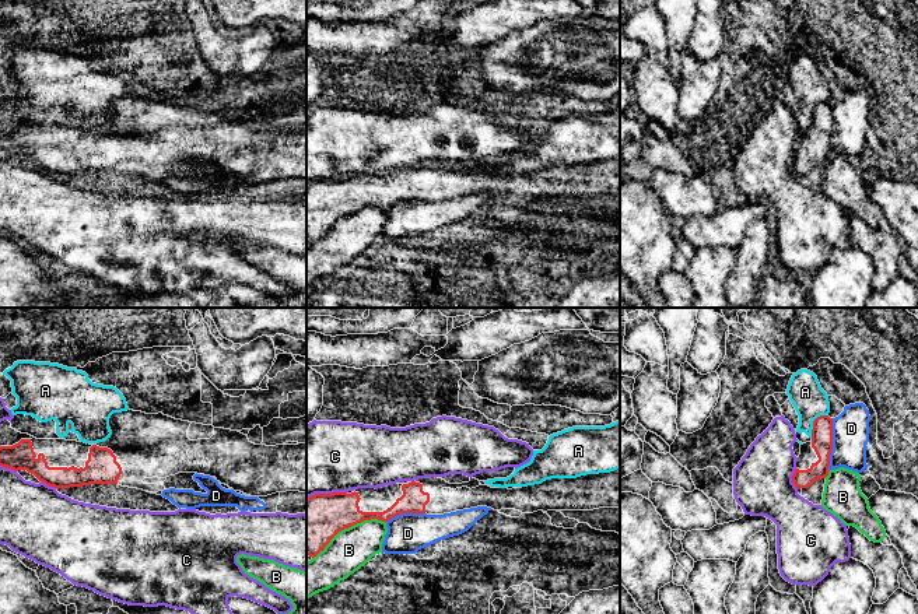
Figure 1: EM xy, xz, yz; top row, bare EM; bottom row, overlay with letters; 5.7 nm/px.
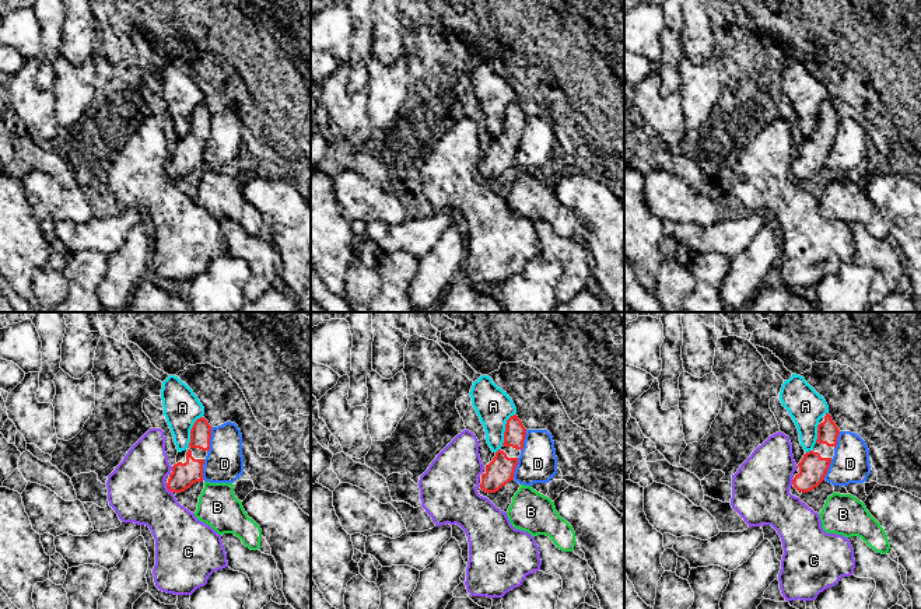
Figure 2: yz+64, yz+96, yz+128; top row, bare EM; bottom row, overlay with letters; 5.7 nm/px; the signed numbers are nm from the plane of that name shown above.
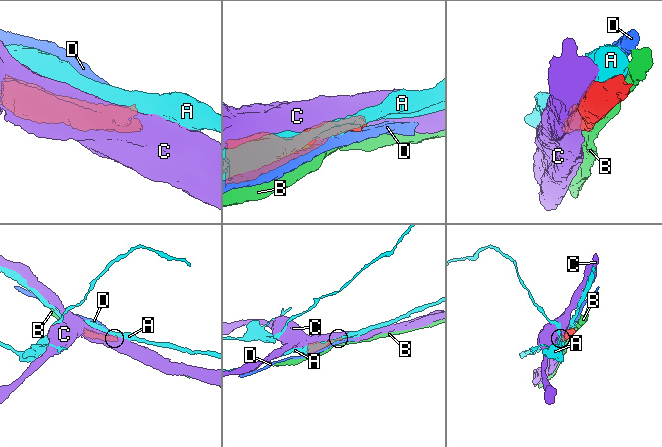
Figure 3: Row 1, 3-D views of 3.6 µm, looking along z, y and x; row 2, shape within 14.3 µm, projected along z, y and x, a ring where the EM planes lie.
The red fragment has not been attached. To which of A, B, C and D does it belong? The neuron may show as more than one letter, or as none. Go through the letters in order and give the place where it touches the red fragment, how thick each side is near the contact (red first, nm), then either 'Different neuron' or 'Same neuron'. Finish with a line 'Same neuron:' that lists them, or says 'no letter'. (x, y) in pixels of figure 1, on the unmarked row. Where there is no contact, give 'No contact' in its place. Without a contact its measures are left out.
A: Touches red at yz (813, 109). Thickness 130 nm (red) against 190 nm. Different neuron
B: Touches red at xz (347, 214). Thickness 320 nm (red) against 240 nm. Different neuron
C: Touches red at yz (792, 165). Thickness 110 nm (red) against 340 nm. Different neuron
D: Touches red at yz (831, 132). Thickness 130 nm (red) against 200 nm. Different neuron
Same neuron: no letter

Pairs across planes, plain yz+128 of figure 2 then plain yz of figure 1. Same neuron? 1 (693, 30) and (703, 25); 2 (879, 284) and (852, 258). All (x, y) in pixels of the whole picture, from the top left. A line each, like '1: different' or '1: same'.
1: same
2: different

